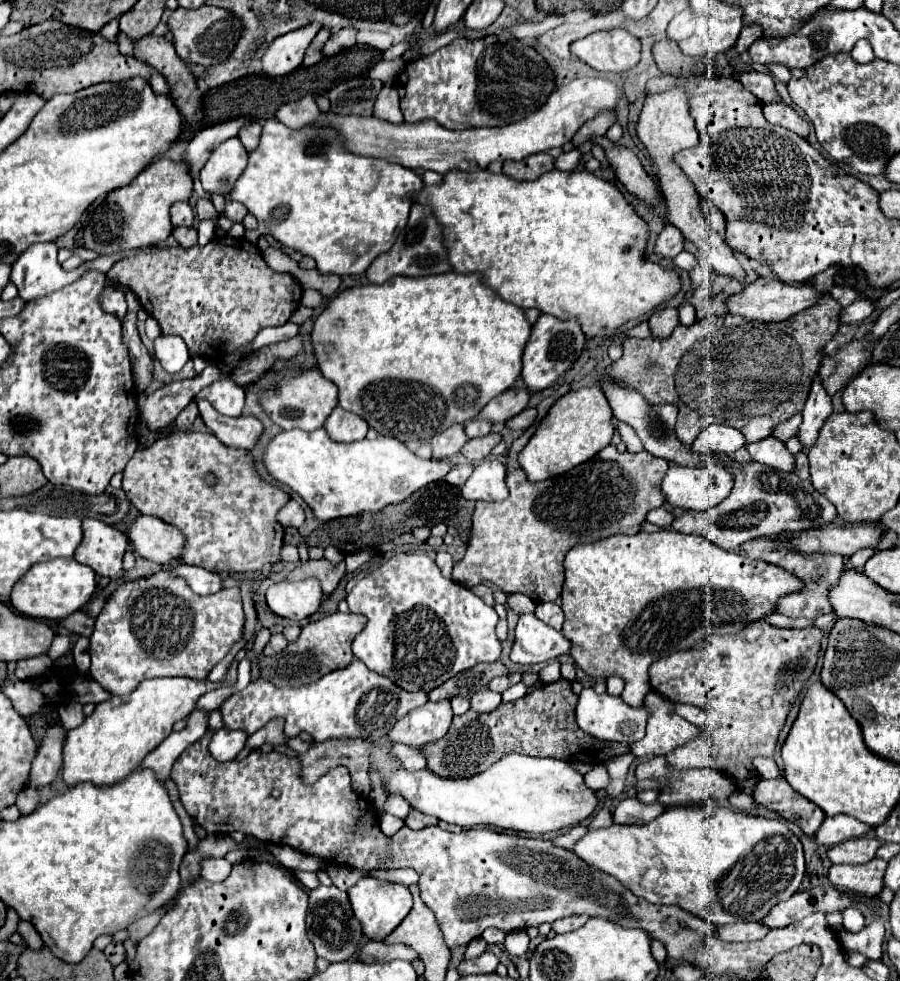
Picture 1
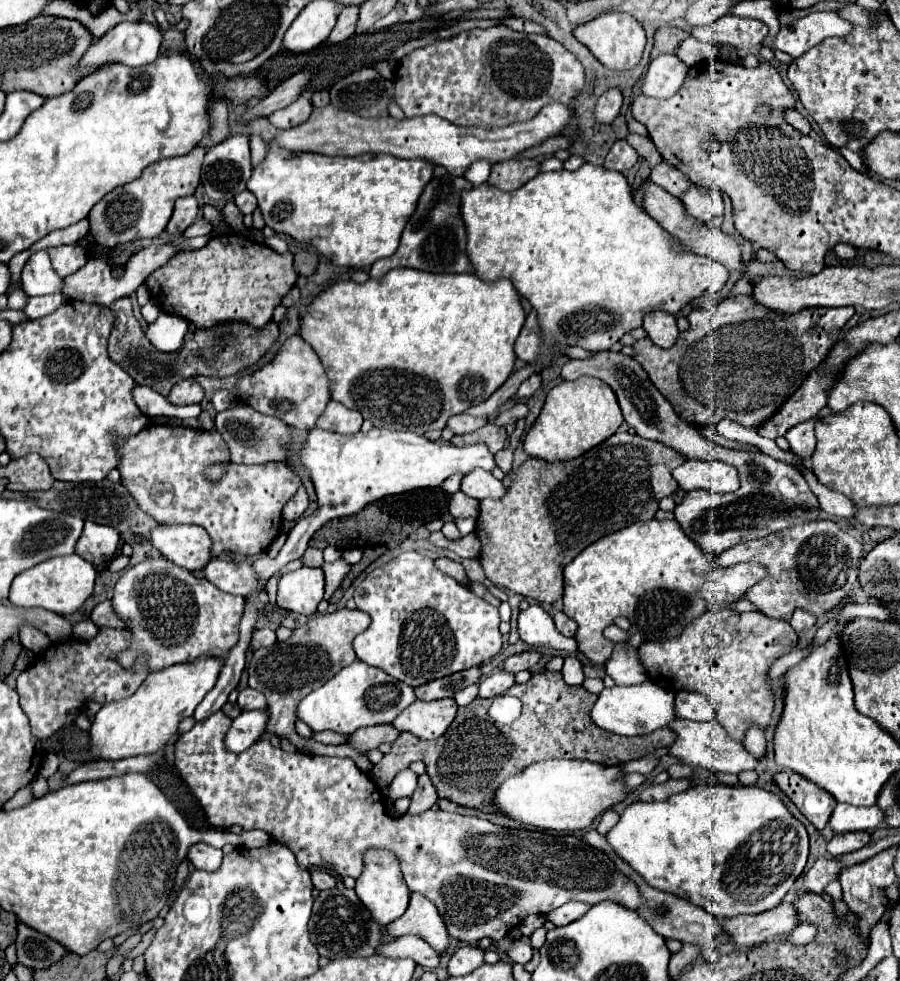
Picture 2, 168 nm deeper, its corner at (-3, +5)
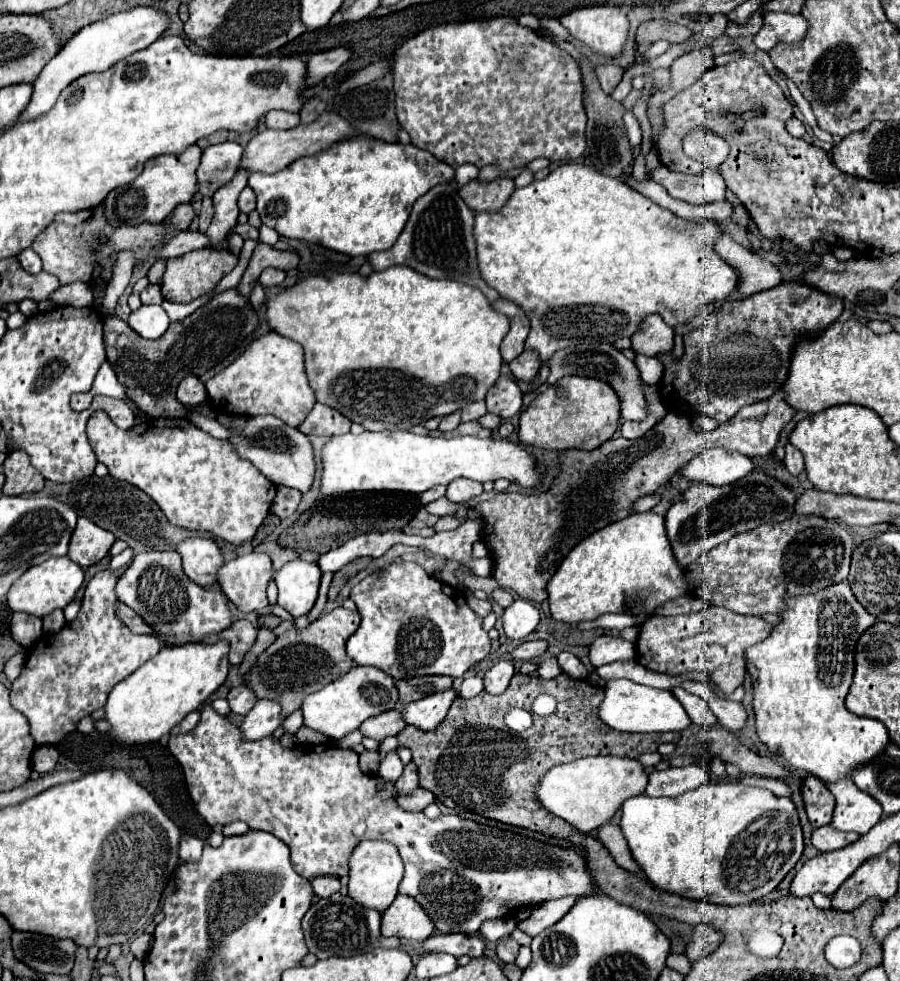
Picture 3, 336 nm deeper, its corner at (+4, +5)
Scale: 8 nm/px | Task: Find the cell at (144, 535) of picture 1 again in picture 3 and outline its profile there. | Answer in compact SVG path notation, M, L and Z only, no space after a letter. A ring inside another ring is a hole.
M189 538L177 546L183 558L185 574L199 586L217 584L217 570L223 566L223 554L211 538Z

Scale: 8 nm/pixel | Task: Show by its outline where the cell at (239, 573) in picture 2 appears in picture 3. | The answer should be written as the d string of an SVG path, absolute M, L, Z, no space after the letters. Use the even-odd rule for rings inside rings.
M243 554L225 562L217 574L223 594L241 610L253 612L269 606L267 586L273 578L271 558L267 554Z

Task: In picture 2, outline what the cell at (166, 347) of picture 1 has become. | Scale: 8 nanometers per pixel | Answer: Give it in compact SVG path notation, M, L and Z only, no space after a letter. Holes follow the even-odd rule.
M160 314L154 324L148 326L146 336L160 352L178 352L184 344L184 336L188 332L188 322L180 316Z

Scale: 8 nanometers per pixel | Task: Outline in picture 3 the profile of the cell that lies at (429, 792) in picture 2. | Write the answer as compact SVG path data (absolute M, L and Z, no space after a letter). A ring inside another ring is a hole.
M409 762L403 770L403 774L399 776L399 780L395 782L399 794L409 794L413 792L417 786L419 786L419 780L417 780L417 766L413 762Z

